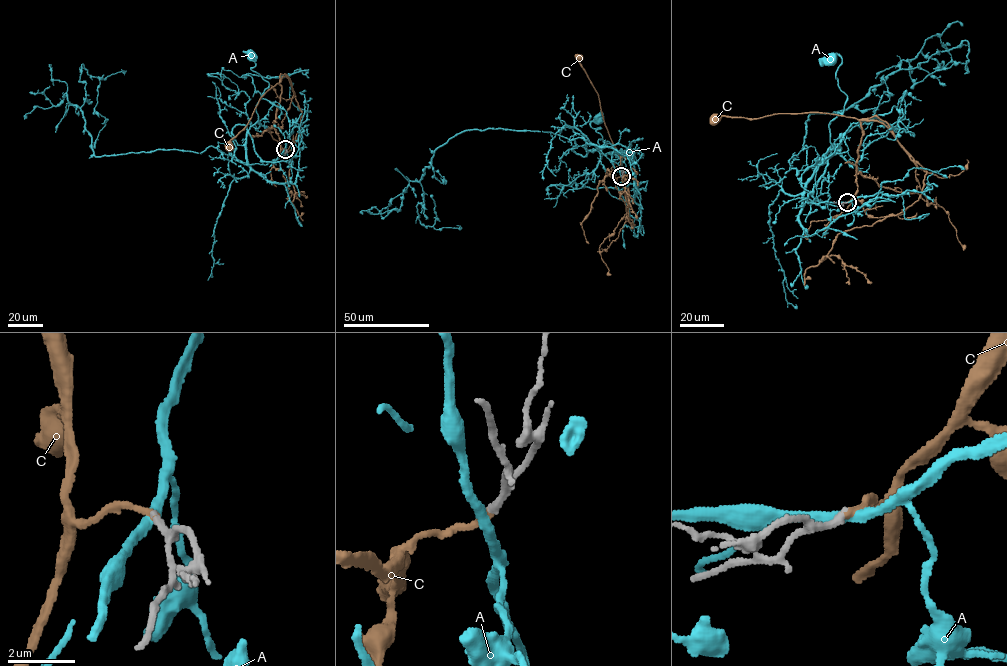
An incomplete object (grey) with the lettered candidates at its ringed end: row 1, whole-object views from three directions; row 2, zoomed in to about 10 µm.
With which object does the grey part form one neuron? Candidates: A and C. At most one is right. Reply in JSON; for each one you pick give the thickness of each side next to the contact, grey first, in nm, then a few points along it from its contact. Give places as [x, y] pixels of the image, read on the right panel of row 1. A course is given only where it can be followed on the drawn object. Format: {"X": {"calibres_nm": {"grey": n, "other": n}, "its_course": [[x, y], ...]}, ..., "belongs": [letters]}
{"C": {"calibres_nm": {"grey": 220, "other": 180}, "its_course": [[847, 202], [858, 188], [856, 163], [862, 135], [856, 118], [817, 112], [753, 119], [724, 115], [714, 121]]}, "belongs": ["C"]}

